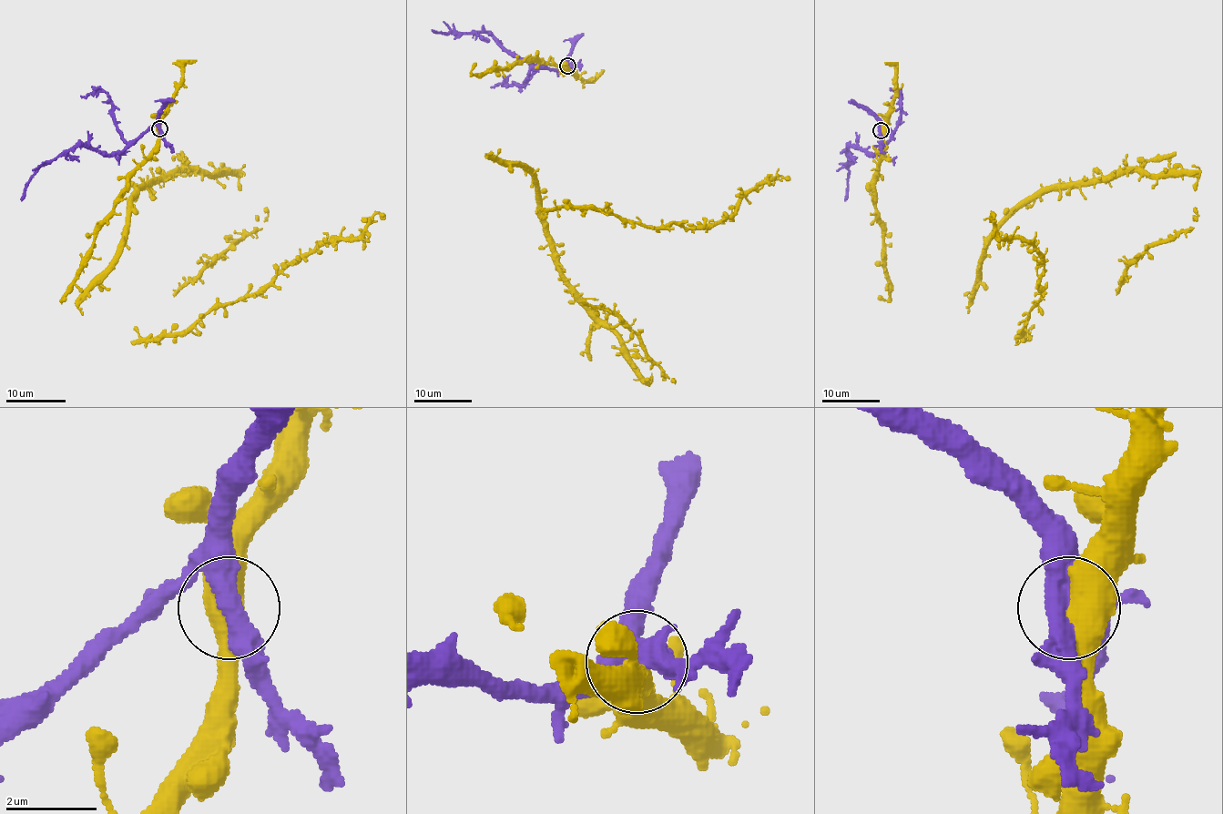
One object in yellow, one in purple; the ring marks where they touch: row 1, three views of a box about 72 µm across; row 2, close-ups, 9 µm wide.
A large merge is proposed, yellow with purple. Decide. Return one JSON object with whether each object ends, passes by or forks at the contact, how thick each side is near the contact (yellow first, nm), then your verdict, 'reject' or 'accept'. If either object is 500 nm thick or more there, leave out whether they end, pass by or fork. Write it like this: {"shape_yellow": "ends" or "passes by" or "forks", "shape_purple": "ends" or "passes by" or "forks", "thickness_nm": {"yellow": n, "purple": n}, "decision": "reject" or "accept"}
{"thickness_nm": {"yellow": 550, "purple": 440}, "decision": "reject"}

